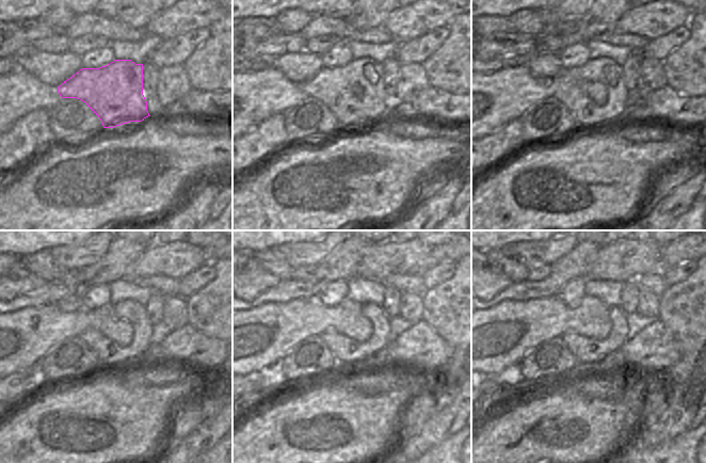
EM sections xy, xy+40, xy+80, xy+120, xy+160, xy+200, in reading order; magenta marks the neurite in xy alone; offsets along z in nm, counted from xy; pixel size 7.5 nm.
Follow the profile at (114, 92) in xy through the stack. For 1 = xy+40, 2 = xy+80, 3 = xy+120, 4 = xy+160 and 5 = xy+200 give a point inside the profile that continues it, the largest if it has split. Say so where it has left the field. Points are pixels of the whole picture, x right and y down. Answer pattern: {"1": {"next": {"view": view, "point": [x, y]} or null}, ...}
{"1": {"next": {"view": "xy+40", "point": [354, 93]}}, "2": {"next": {"view": "xy+80", "point": [568, 84]}}, "3": {"next": {"view": "xy+120", "point": [110, 354]}}, "4": {"next": {"view": "xy+160", "point": [346, 350]}}, "5": {"next": {"view": "xy+200", "point": [586, 350]}}}

